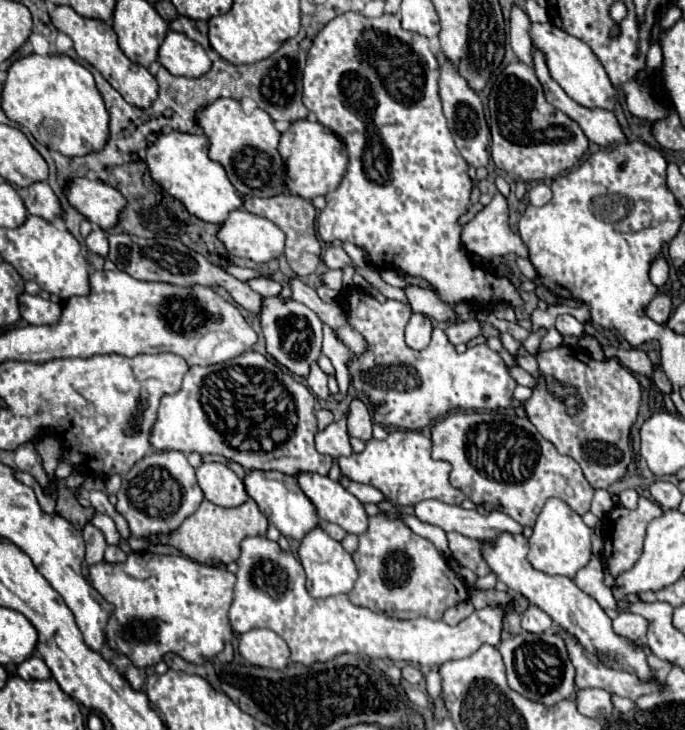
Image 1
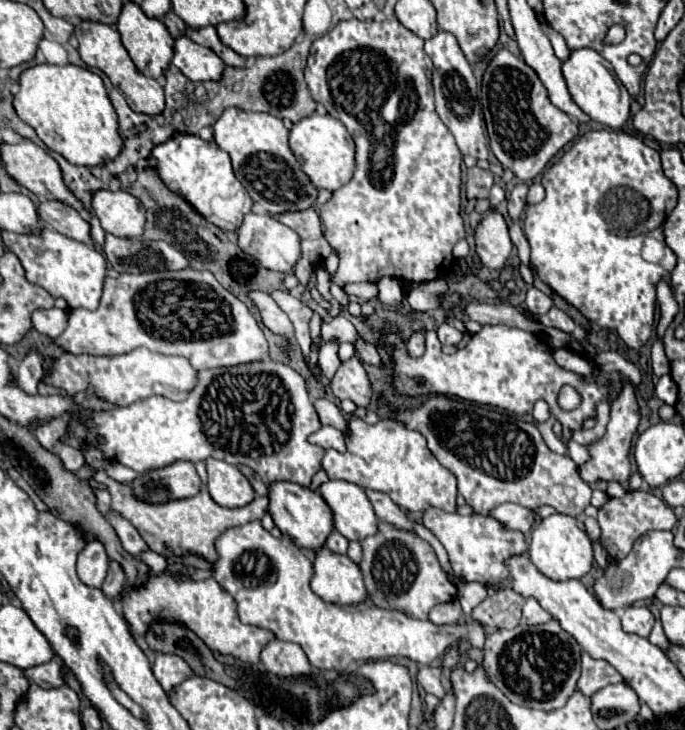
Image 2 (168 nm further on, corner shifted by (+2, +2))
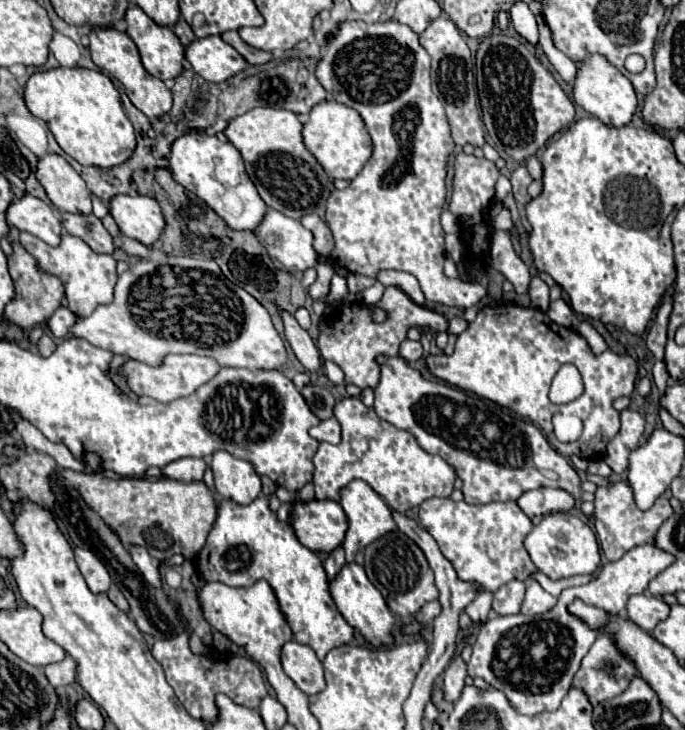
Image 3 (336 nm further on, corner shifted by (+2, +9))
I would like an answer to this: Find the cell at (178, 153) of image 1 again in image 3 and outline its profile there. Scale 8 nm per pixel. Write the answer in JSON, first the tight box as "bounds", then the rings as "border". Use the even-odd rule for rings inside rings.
{"bounds":[169,131,267,231],"border":[[[193,131],[173,143],[169,163],[175,181],[203,199],[231,229],[255,231],[259,227],[267,205],[249,179],[241,153],[233,147],[233,143],[219,141],[217,137],[209,137],[201,131]]]}

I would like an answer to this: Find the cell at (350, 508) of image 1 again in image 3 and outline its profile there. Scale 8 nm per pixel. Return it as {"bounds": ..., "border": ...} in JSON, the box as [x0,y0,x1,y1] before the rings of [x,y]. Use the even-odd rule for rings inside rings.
{"bounds":[339,479,397,563],"border":[[[357,479],[357,481],[351,481],[345,489],[341,489],[341,501],[339,503],[349,517],[349,531],[347,531],[347,537],[343,543],[347,563],[355,561],[357,551],[363,551],[369,543],[379,539],[381,535],[397,529],[397,525],[393,523],[393,511],[387,507],[387,503],[381,499],[381,495],[375,493],[365,481]]]}

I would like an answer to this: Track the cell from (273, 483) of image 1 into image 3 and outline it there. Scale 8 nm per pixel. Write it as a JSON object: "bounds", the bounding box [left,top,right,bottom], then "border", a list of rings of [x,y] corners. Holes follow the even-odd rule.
{"bounds":[289,499,349,553],"border":[[[329,499],[309,503],[295,501],[289,523],[307,549],[321,553],[331,553],[341,547],[349,527],[343,507]]]}

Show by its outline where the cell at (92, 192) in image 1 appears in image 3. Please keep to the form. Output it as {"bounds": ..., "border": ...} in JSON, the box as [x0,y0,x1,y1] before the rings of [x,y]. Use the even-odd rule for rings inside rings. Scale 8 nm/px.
{"bounds":[111,195,165,247],"border":[[[117,195],[111,199],[111,215],[123,235],[151,247],[165,229],[165,217],[153,197]]]}

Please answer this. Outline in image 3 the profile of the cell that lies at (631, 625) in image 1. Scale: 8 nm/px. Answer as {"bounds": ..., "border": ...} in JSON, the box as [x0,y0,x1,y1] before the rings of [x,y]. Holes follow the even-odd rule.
{"bounds":[627,593,669,631],"border":[[[649,593],[633,595],[627,603],[629,619],[639,625],[643,631],[653,631],[653,627],[669,617],[669,605],[661,597],[653,597]]]}

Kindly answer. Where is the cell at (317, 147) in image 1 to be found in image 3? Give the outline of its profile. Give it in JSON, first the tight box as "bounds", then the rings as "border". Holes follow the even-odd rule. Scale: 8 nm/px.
{"bounds":[303,101,373,181],"border":[[[323,101],[311,109],[309,121],[303,127],[303,141],[333,179],[351,181],[373,153],[373,143],[369,139],[369,133],[365,131],[365,121],[361,119],[361,115],[337,101]]]}

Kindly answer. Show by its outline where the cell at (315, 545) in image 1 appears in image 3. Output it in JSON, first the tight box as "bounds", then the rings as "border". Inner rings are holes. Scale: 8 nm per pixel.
{"bounds":[329,563,395,647],"border":[[[357,563],[345,565],[341,569],[341,573],[335,577],[335,581],[329,585],[331,597],[337,605],[337,609],[341,611],[341,615],[345,617],[345,621],[359,631],[367,643],[371,643],[373,647],[385,647],[393,643],[393,627],[395,627],[395,617],[389,611],[383,595],[373,587],[373,583],[367,579],[363,567],[359,567]]]}

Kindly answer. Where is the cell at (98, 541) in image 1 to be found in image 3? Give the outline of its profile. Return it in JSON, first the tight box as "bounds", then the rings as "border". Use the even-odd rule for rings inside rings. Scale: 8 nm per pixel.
{"bounds":[75,549,111,593],"border":[[[75,549],[75,561],[93,593],[107,593],[111,587],[111,577],[105,565],[89,551],[89,549]]]}

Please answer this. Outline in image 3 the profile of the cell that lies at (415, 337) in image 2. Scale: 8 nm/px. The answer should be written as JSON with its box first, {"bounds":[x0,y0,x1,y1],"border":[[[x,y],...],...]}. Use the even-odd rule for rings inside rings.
{"bounds":[399,339,423,363],"border":[[[405,339],[399,347],[399,355],[401,359],[405,359],[407,363],[411,361],[417,361],[421,355],[423,355],[423,349],[421,349],[421,343],[419,341],[411,341],[411,339]]]}

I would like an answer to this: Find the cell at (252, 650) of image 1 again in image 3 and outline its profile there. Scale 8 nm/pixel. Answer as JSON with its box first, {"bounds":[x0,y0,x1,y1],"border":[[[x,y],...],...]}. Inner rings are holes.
{"bounds":[281,641,325,695],"border":[[[297,641],[285,643],[281,651],[281,663],[285,673],[307,695],[315,695],[325,689],[323,665],[311,647],[301,645]]]}

